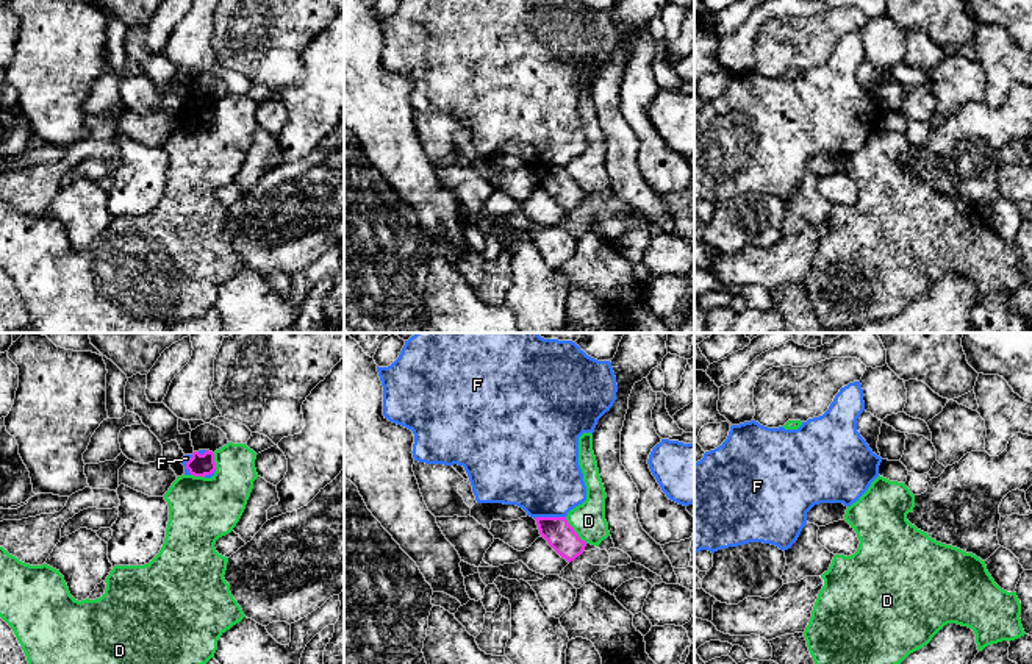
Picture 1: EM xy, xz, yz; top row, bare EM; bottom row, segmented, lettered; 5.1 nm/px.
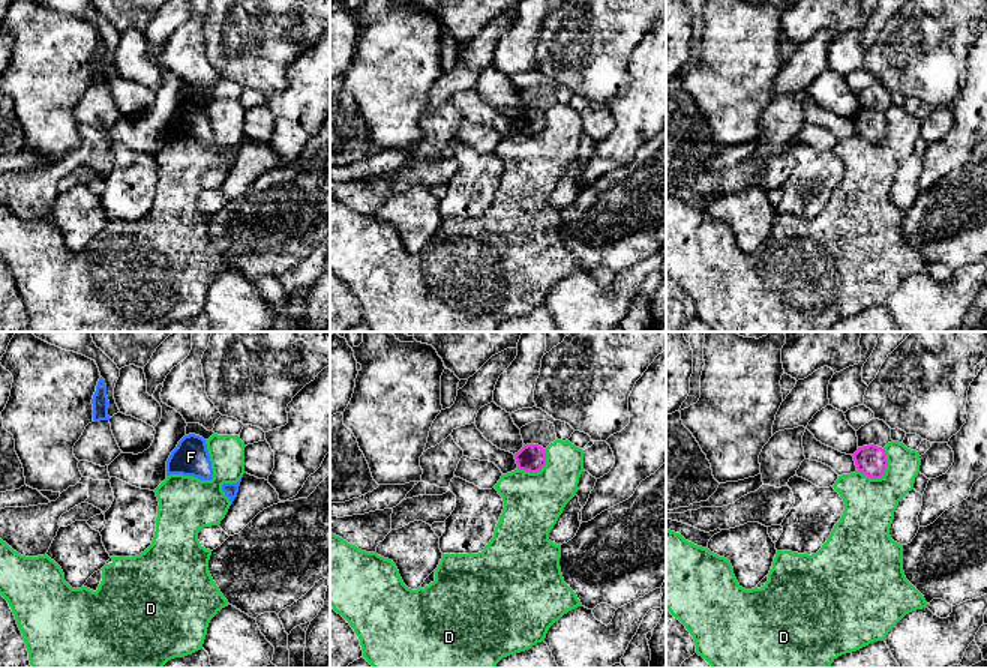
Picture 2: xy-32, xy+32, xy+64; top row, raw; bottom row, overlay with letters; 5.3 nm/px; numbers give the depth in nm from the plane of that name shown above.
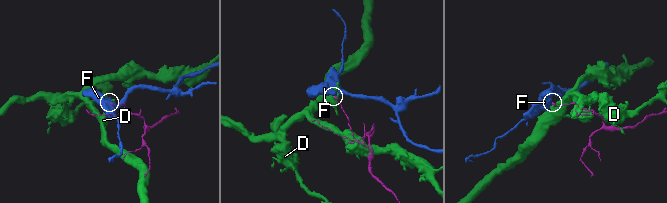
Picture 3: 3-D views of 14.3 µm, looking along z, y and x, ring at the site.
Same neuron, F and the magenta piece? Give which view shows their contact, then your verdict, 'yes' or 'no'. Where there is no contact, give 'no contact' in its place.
xz | no

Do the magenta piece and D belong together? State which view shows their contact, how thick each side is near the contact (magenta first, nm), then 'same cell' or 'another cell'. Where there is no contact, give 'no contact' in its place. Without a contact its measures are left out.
xz | 150/180 nm | another cell

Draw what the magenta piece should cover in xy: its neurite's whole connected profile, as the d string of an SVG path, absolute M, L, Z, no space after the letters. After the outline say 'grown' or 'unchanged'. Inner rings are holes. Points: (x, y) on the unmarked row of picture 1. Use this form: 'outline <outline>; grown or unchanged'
outline M206 100L203 105L192 103L192 108L186 112L186 119L194 127L211 125L216 120L214 103Z; unchanged

